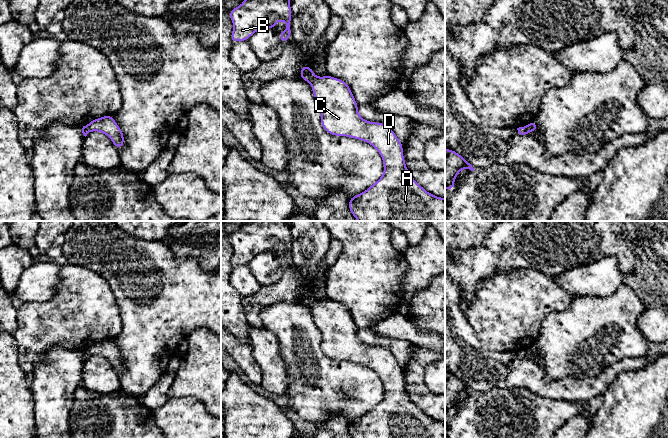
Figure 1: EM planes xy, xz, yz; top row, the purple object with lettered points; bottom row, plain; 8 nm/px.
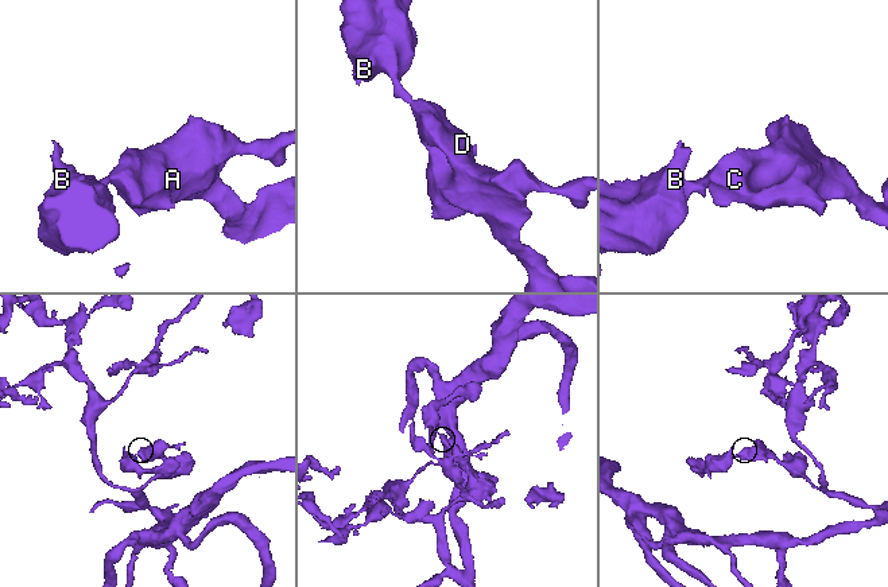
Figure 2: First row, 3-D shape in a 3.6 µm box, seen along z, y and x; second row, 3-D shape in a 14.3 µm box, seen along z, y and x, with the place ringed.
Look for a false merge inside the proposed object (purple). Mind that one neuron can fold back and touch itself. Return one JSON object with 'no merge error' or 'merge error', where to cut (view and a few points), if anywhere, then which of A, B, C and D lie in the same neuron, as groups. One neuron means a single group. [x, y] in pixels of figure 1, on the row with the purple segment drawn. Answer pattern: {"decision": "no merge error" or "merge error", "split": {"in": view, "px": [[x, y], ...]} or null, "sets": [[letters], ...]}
{"decision": "merge error", "split": {"in": "xz", "px": [[314, 76], [310, 82]]}, "sets": [["A", "C", "D"], ["B"]]}

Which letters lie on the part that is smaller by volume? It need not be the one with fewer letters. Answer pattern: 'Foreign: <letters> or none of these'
Foreign: B

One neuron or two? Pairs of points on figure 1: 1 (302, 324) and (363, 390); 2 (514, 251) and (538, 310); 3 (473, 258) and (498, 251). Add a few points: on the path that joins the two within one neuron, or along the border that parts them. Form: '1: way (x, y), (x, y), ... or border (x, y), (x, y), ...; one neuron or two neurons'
1: way (311, 343), (314, 353), (344, 383); one neuron
2: border (498, 272), (534, 268), (544, 274); two neurons
3: way (479, 258), (489, 258), (492, 256); one neuron

